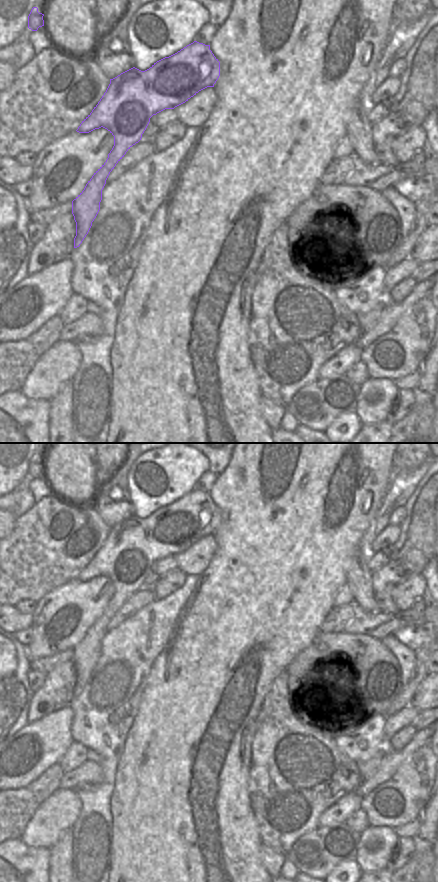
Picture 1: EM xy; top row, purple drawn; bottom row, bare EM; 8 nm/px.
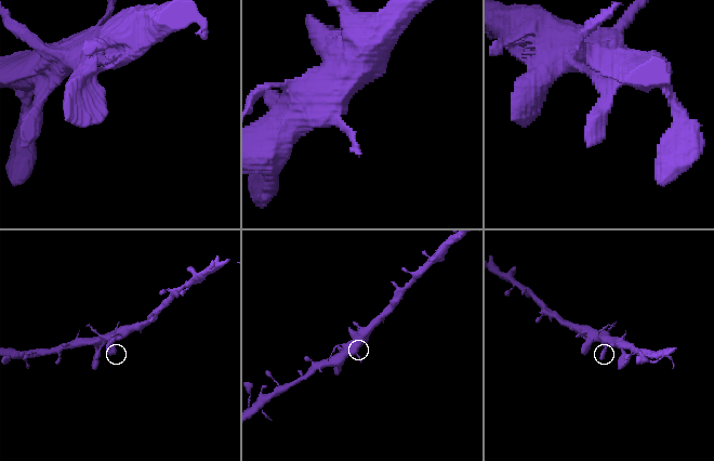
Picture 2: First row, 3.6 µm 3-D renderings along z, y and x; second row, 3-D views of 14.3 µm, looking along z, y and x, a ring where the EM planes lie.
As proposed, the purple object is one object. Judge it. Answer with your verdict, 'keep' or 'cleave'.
keep

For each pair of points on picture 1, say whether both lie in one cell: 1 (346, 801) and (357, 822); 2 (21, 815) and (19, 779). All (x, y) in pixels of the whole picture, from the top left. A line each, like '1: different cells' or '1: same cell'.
1: different cells
2: different cells

